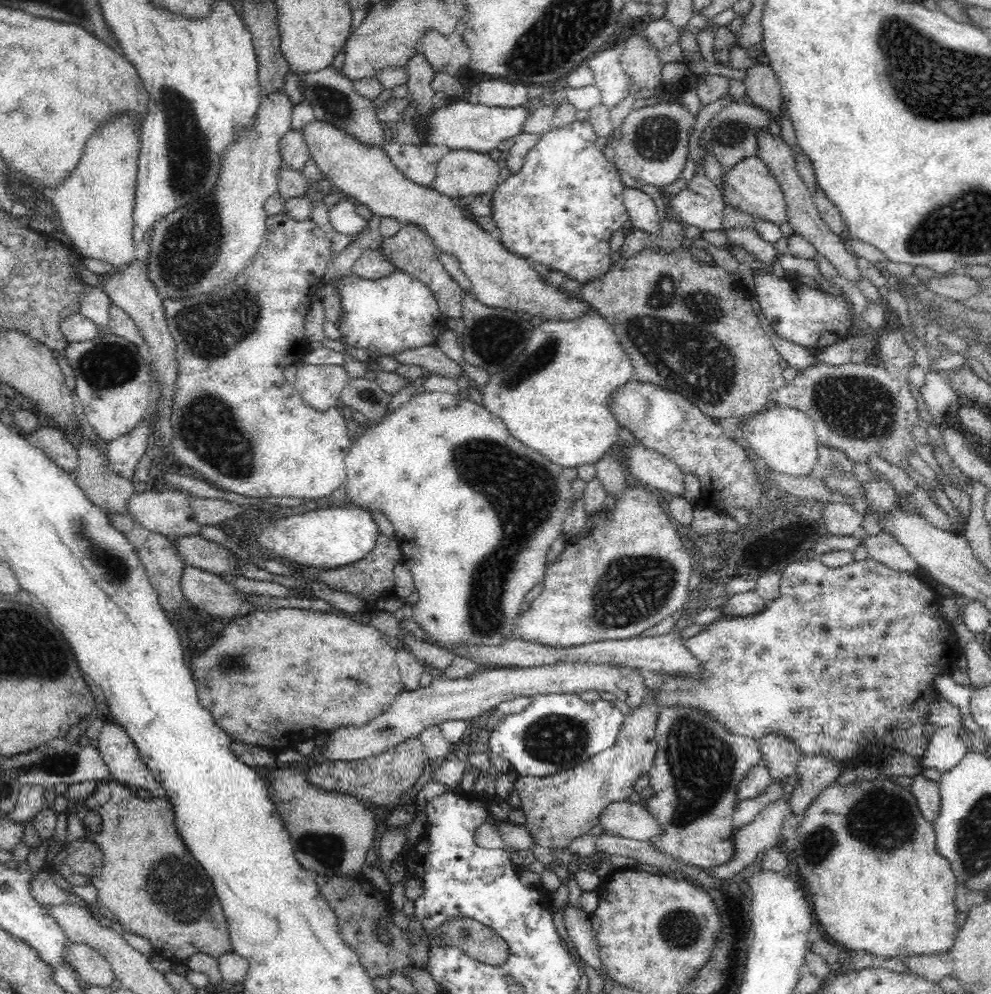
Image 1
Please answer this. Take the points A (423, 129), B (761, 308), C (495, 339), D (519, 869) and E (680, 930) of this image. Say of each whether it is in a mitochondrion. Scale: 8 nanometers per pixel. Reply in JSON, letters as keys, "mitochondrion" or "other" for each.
{"A":"other","B":"other","C":"mitochondrion","D":"other","E":"mitochondrion"}

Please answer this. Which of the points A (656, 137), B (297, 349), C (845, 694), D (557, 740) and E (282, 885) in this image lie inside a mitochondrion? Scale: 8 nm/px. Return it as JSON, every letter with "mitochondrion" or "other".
{"A":"mitochondrion","B":"other","C":"mitochondrion","D":"mitochondrion","E":"other"}

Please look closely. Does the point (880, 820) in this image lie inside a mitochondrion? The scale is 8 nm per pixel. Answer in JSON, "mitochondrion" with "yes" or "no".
{"mitochondrion":"yes"}

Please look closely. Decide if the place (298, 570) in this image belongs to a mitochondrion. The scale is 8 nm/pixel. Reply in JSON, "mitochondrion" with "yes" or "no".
{"mitochondrion":"no"}

